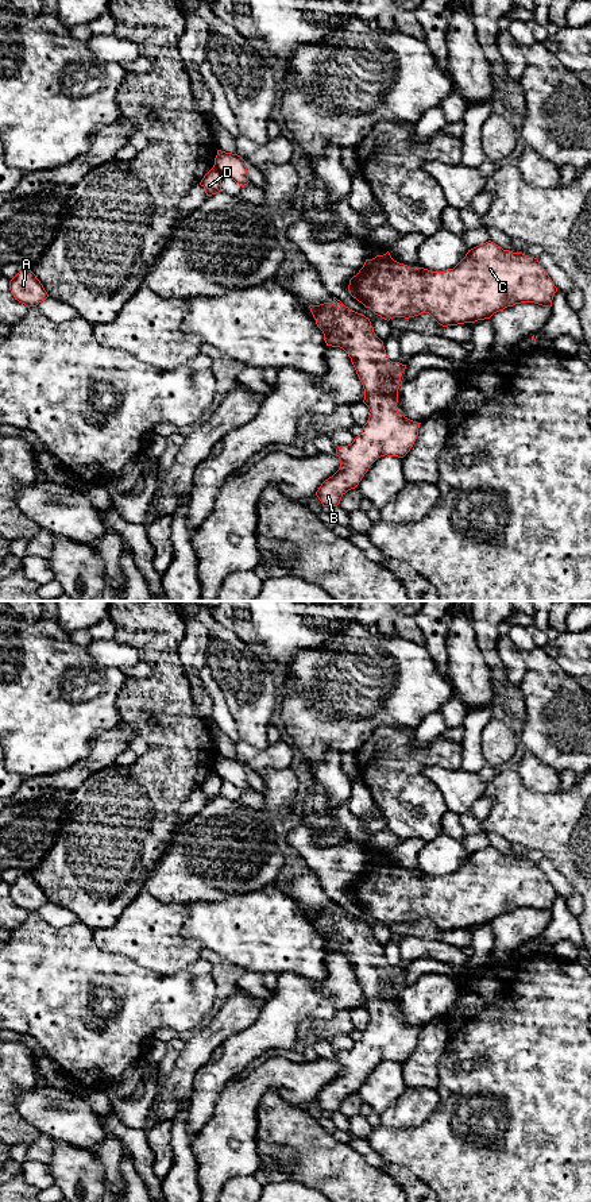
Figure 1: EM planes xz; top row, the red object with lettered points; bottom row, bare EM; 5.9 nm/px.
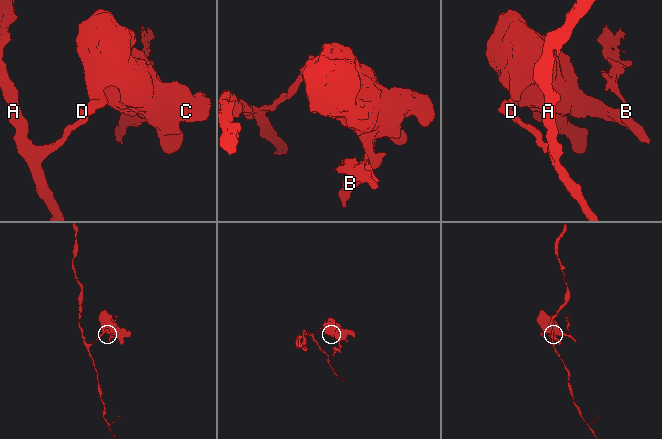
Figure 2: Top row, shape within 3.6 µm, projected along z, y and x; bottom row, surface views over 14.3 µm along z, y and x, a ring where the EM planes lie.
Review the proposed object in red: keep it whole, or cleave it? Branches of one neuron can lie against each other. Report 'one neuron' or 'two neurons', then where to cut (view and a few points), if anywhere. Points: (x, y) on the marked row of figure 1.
two neurons; cut xz (213, 166), (223, 174)

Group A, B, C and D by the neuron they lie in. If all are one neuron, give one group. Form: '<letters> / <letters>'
A D / B C

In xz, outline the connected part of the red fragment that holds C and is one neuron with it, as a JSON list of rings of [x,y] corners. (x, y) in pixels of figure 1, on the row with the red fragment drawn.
[[[488,240],[468,250],[453,269],[444,271],[410,267],[394,261],[387,251],[366,259],[359,273],[349,280],[348,290],[354,298],[387,321],[429,313],[440,325],[448,327],[490,319],[521,303],[551,308],[557,288],[537,258],[503,250]]]

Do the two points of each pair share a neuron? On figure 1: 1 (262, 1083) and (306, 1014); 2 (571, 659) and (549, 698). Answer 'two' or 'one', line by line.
1: two
2: two

